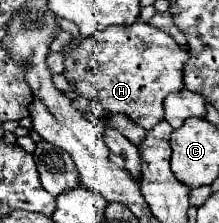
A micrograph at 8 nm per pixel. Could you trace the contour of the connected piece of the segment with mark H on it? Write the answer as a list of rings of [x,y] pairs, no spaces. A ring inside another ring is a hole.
[[[142,20],[132,26],[108,26],[84,38],[76,48],[64,50],[64,56],[64,76],[78,96],[84,96],[90,106],[100,106],[110,116],[124,114],[146,130],[164,118],[164,98],[184,88],[182,70],[188,62],[188,50]]]

